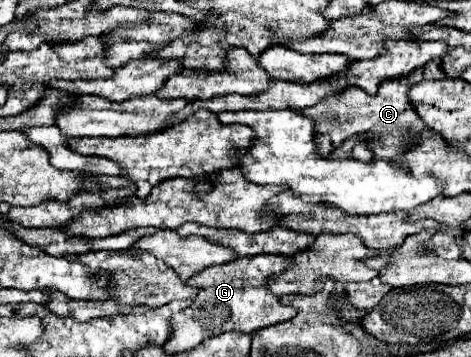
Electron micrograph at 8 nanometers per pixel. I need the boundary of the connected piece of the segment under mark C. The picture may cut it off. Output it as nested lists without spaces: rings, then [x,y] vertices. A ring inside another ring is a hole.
[[[422,69],[414,71],[410,77],[402,77],[398,81],[382,81],[382,85],[378,85],[378,93],[376,95],[368,95],[362,93],[362,89],[354,89],[354,85],[350,89],[342,89],[340,93],[334,93],[330,97],[324,97],[320,103],[302,109],[300,113],[306,113],[306,117],[314,117],[314,129],[318,129],[318,149],[320,153],[330,155],[334,149],[338,149],[348,137],[358,135],[358,133],[374,133],[374,141],[370,141],[370,149],[378,158],[398,157],[398,153],[402,153],[402,137],[406,137],[408,131],[416,131],[422,133],[426,129],[426,125],[416,117],[416,111],[412,109],[410,101],[408,101],[408,89],[412,83],[418,83],[424,79]],[[326,117],[338,117],[338,125],[330,125],[326,121]]]

